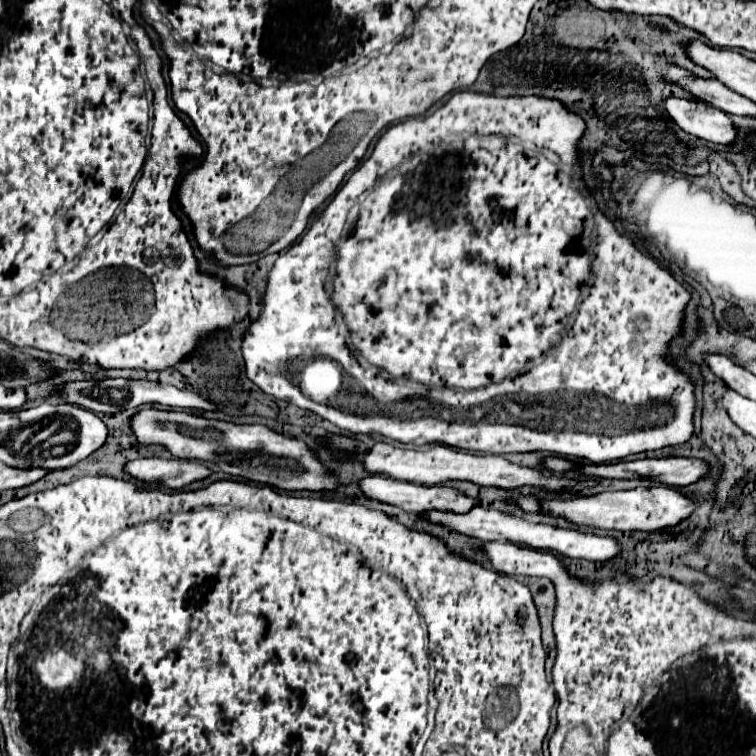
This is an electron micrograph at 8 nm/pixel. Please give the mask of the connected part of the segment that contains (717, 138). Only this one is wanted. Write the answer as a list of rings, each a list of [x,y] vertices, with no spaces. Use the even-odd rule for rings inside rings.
[[[667,97],[665,113],[671,123],[681,127],[685,133],[707,139],[711,143],[727,145],[735,139],[735,127],[731,119],[701,99],[679,99]]]

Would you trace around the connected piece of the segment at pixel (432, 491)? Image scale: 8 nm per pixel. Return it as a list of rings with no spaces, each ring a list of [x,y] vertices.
[[[367,475],[363,479],[357,481],[359,489],[363,491],[365,497],[387,503],[387,505],[395,505],[403,511],[411,511],[411,513],[423,513],[427,509],[441,509],[441,511],[455,511],[455,513],[465,513],[469,509],[473,509],[477,503],[471,497],[465,497],[463,493],[445,487],[445,485],[417,485],[417,483],[405,483],[405,481],[397,481],[391,477],[381,477],[381,475]]]

